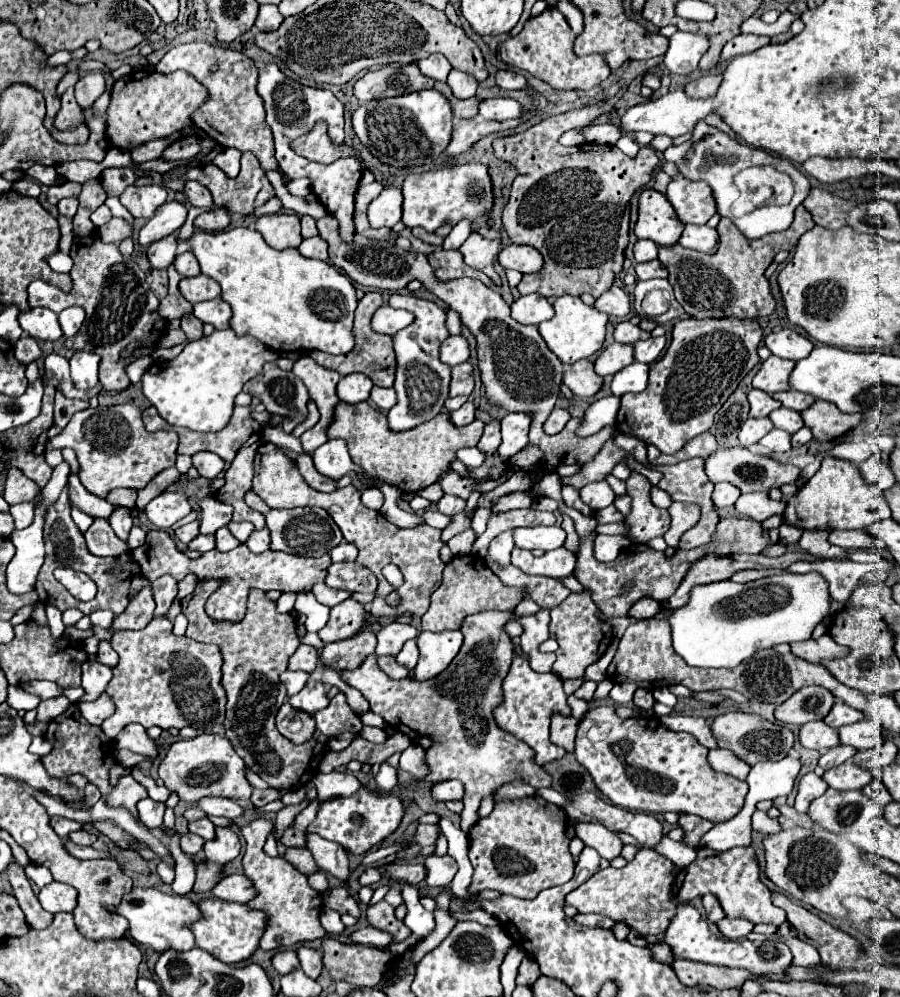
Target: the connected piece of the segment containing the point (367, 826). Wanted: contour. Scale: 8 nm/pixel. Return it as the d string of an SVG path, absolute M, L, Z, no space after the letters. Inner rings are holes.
M363 787L357 795L353 797L335 797L329 801L323 801L319 805L319 813L317 819L307 827L307 831L311 833L319 833L323 839L327 841L335 841L339 845L343 845L345 849L349 849L351 853L365 853L369 851L373 845L385 841L401 823L403 819L403 803L399 797L395 795L383 795L377 797L377 791L373 787ZM351 815L363 815L365 823L363 825L353 825L351 823Z

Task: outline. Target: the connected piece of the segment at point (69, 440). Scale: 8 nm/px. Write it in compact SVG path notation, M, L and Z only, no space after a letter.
M131 403L83 409L77 411L69 425L49 439L47 449L65 449L71 447L77 453L81 471L79 479L87 491L105 497L115 487L145 487L151 477L175 463L177 435L173 431L155 431L149 433L141 421L141 409Z

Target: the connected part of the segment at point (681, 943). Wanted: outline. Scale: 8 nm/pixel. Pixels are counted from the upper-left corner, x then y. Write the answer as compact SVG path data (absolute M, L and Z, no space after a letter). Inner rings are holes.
M677 905L675 917L671 919L671 925L667 927L665 933L665 943L673 949L675 957L691 959L691 961L701 961L701 963L713 963L713 965L723 965L723 967L739 967L755 973L755 977L767 977L767 973L787 973L789 965L793 963L791 951L783 949L777 941L729 941L729 939L719 939L709 931L709 925L697 909L691 905ZM769 945L775 947L775 951L769 951Z

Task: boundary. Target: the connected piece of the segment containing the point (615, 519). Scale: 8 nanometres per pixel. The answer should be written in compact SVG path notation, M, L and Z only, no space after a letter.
M609 505L609 507L605 507L605 509L599 509L595 517L597 517L597 521L599 521L601 525L607 525L607 523L621 523L621 521L623 521L623 515L621 515L613 505Z

